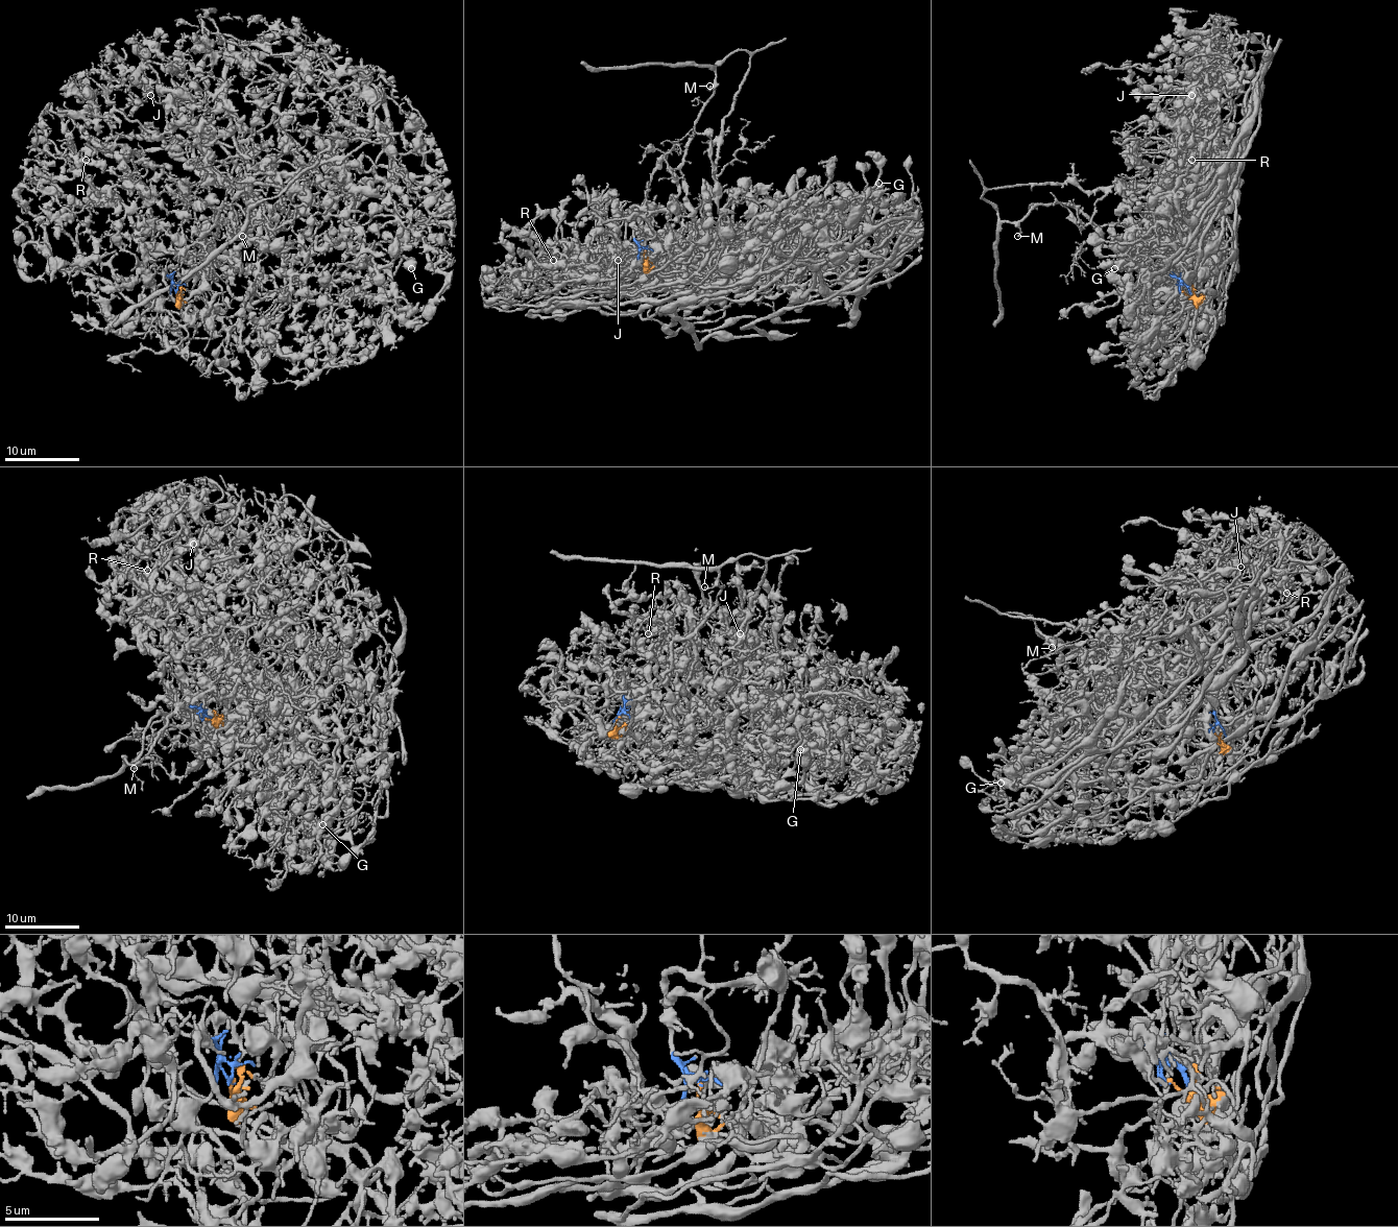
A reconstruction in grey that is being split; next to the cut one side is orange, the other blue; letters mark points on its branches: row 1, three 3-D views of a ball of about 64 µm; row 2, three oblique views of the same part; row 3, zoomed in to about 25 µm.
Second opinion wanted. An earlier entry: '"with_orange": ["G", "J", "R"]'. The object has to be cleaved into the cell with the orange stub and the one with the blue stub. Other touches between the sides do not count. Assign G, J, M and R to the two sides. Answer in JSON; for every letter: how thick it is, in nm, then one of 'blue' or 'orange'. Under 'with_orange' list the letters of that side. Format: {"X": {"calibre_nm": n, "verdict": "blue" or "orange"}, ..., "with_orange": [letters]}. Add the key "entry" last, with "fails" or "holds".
{"G": {"calibre_nm": 700, "verdict": "orange"}, "J": {"calibre_nm": 120, "verdict": "orange"}, "M": {"calibre_nm": 180, "verdict": "blue"}, "R": {"calibre_nm": 100, "verdict": "orange"}, "with_orange": ["G", "J", "R"], "entry": "holds"}

